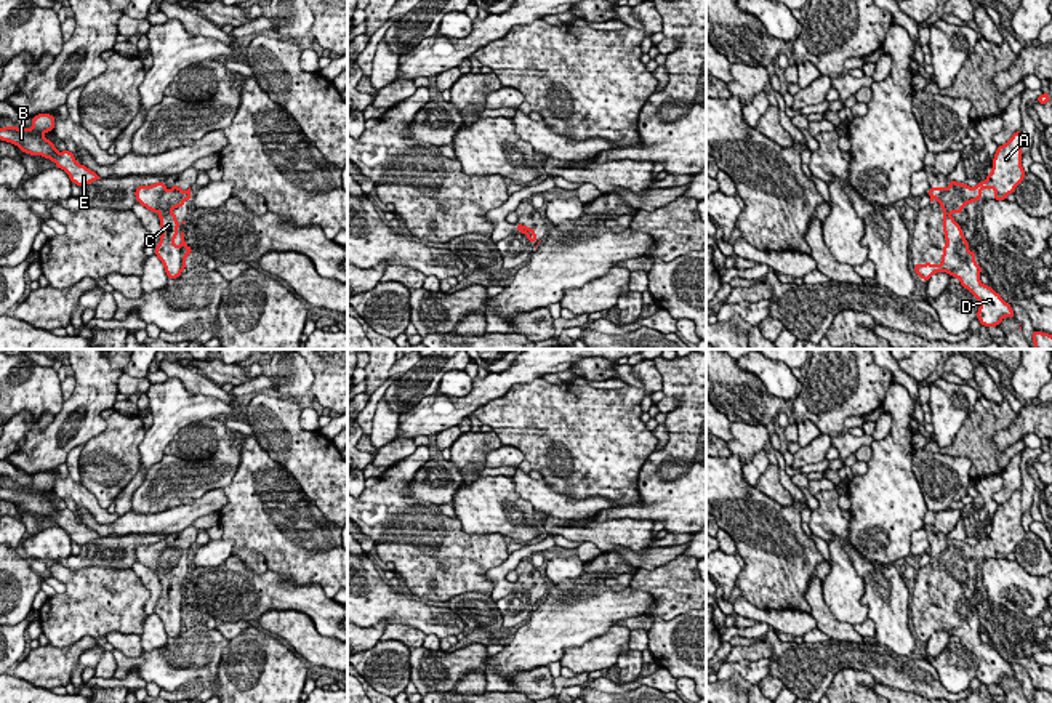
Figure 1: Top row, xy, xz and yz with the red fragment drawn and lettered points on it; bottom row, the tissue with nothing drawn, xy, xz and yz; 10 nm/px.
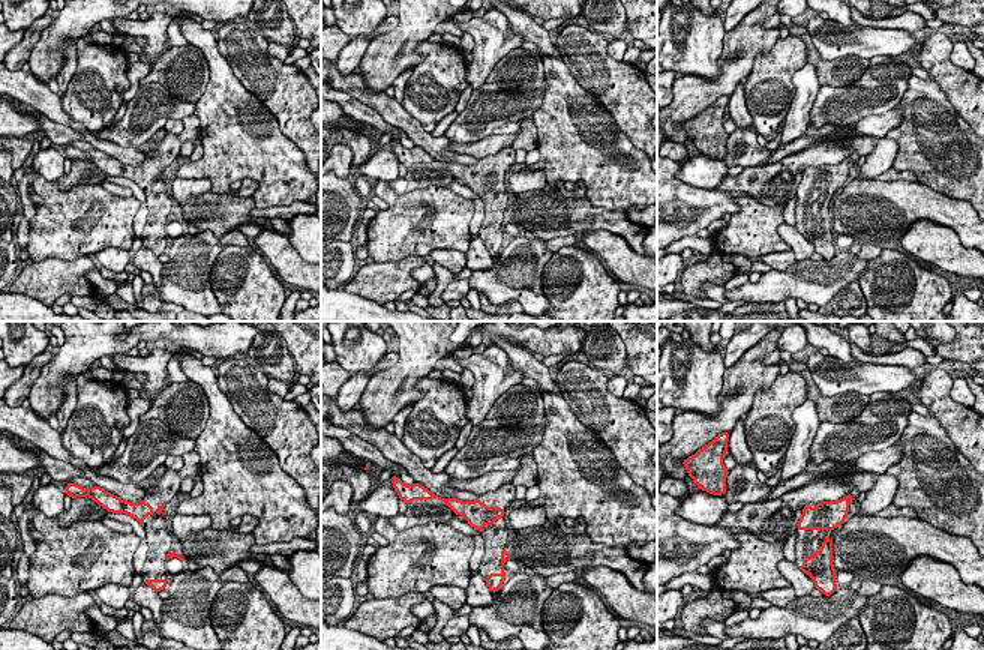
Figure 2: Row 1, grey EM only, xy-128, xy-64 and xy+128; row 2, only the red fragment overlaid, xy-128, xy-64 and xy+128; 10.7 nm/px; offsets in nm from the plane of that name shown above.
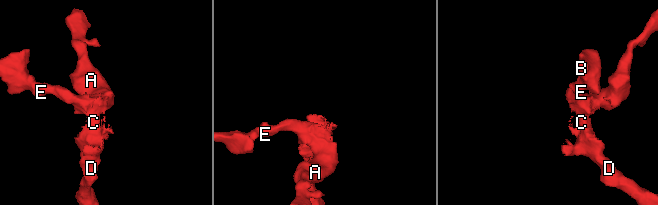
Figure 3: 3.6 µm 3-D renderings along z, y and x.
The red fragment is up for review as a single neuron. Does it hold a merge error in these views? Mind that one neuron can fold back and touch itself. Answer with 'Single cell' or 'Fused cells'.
Single cell

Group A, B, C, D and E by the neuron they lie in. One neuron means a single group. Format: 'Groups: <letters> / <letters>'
Groups: A B C D E

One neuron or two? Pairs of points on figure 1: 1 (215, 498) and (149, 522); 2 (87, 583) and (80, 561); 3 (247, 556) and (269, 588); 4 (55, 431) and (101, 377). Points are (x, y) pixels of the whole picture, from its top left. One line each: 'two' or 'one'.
1: one
2: two
3: two
4: one

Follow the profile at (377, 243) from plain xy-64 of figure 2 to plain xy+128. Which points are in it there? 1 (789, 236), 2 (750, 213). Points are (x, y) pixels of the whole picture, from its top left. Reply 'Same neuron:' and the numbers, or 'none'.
Same neuron: 2

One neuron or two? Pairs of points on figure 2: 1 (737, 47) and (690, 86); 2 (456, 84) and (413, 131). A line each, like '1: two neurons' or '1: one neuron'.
1: one neuron
2: two neurons

